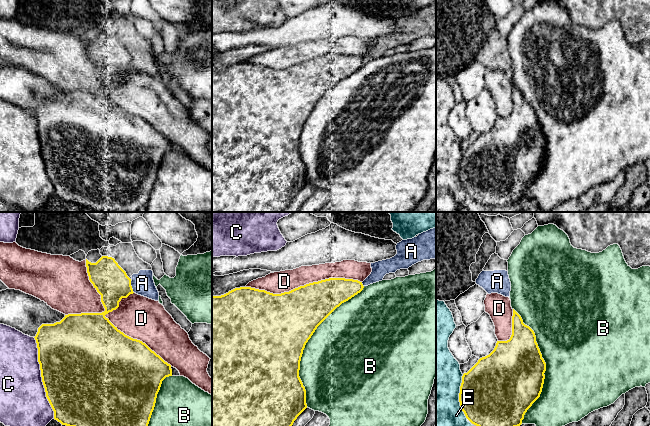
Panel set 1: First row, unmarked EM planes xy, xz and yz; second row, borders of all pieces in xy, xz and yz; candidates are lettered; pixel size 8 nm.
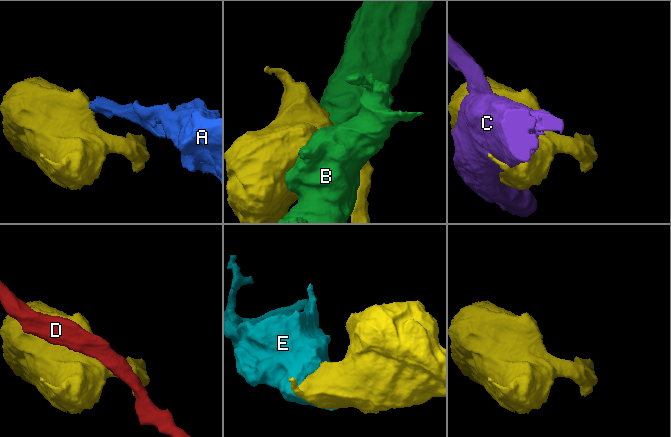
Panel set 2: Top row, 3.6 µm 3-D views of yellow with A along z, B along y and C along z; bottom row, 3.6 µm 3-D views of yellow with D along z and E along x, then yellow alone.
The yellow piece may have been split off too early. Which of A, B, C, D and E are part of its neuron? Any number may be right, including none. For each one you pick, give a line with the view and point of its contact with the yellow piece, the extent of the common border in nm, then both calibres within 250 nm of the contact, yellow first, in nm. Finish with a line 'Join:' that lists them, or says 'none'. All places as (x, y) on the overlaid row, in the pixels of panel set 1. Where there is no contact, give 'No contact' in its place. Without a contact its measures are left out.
Join: none

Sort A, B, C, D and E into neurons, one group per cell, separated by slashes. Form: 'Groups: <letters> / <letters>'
Groups: A / B / C / D / E

